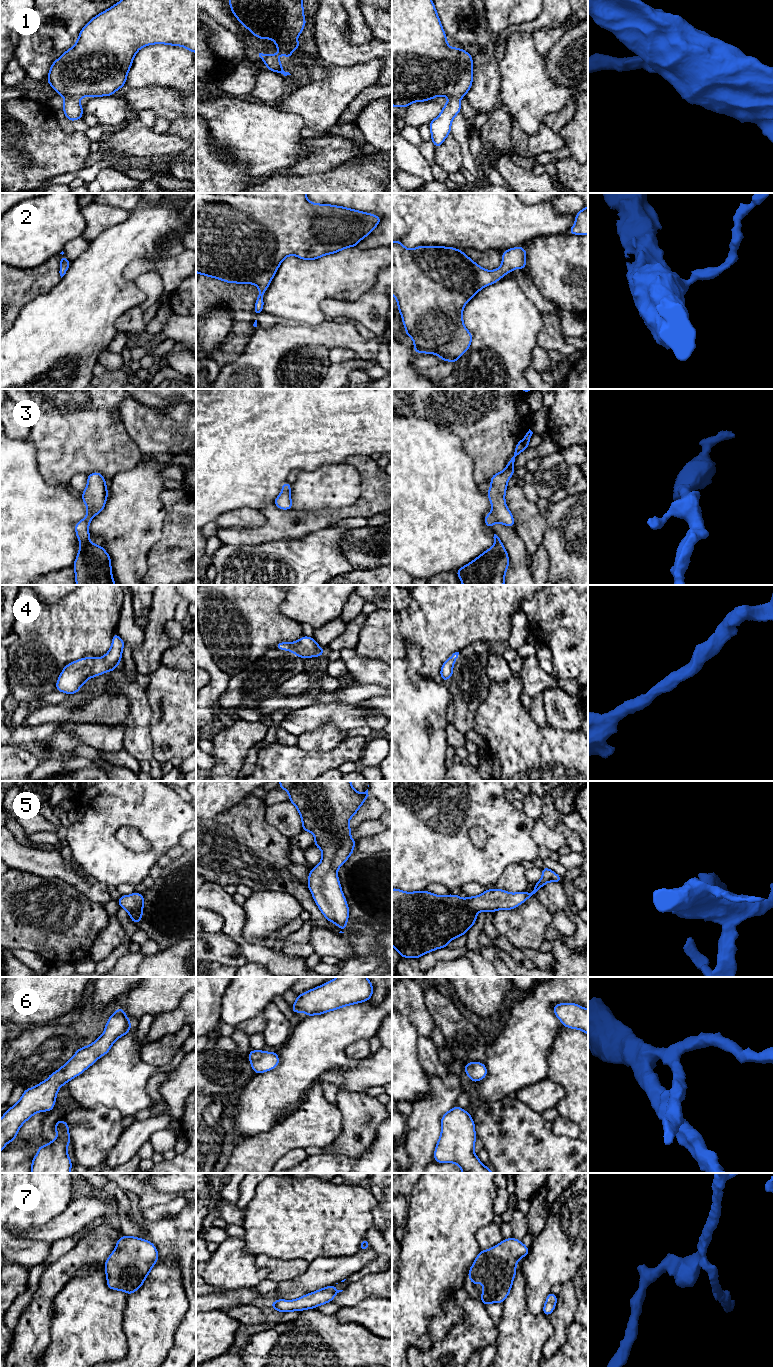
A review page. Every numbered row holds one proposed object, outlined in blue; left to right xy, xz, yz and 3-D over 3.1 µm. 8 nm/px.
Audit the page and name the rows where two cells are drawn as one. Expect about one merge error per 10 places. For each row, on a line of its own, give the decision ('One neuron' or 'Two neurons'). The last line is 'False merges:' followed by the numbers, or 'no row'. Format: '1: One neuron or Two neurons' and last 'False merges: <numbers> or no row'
1: One neuron
2: One neuron
3: One neuron
4: One neuron
5: One neuron
6: One neuron
7: One neuron
False merges: no row

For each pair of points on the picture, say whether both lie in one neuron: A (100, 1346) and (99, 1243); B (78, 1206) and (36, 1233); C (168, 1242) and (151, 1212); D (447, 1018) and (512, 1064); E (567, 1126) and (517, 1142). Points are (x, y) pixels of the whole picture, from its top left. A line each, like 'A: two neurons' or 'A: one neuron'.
A: two neurons
B: one neuron
C: two neurons
D: two neurons
E: two neurons

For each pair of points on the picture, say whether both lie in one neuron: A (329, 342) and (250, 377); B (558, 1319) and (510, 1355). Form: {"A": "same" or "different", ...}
{"A": "same", "B": "different"}

